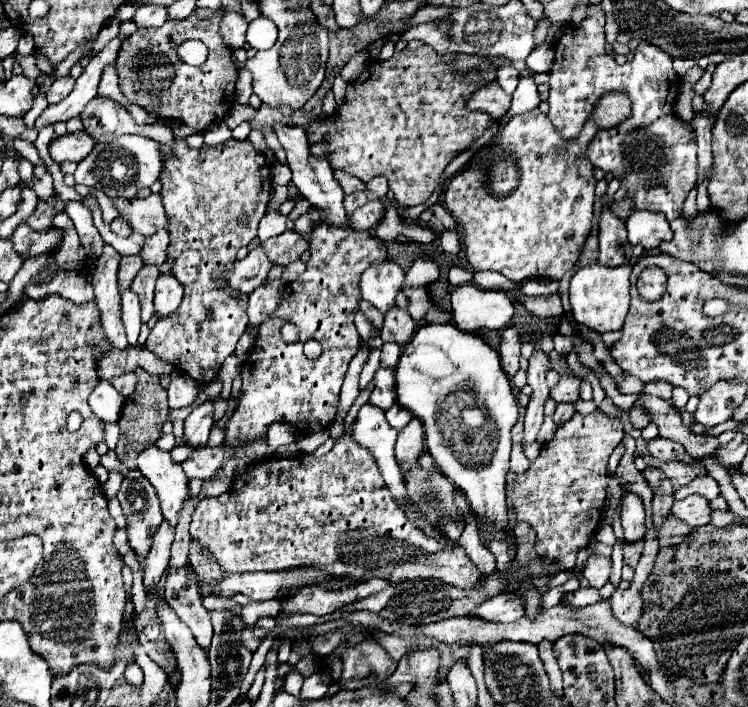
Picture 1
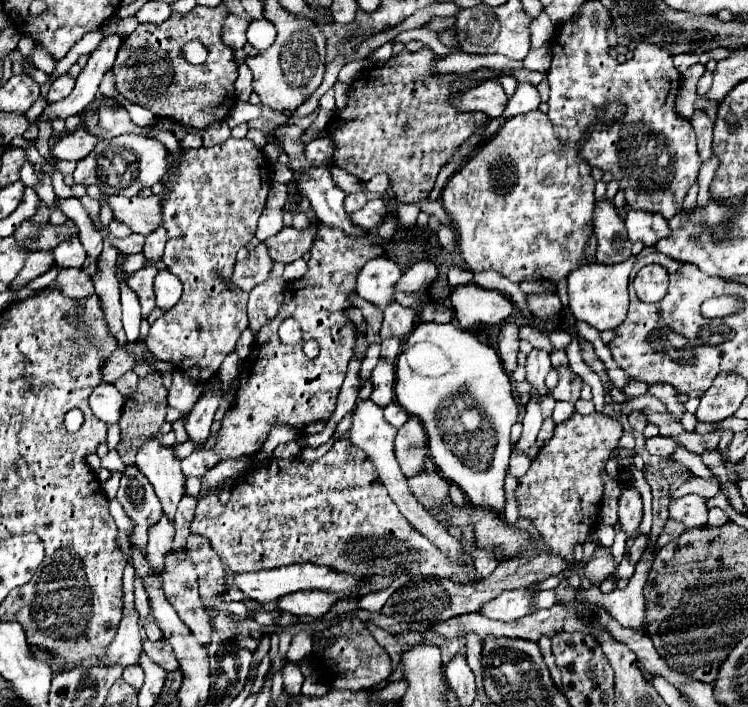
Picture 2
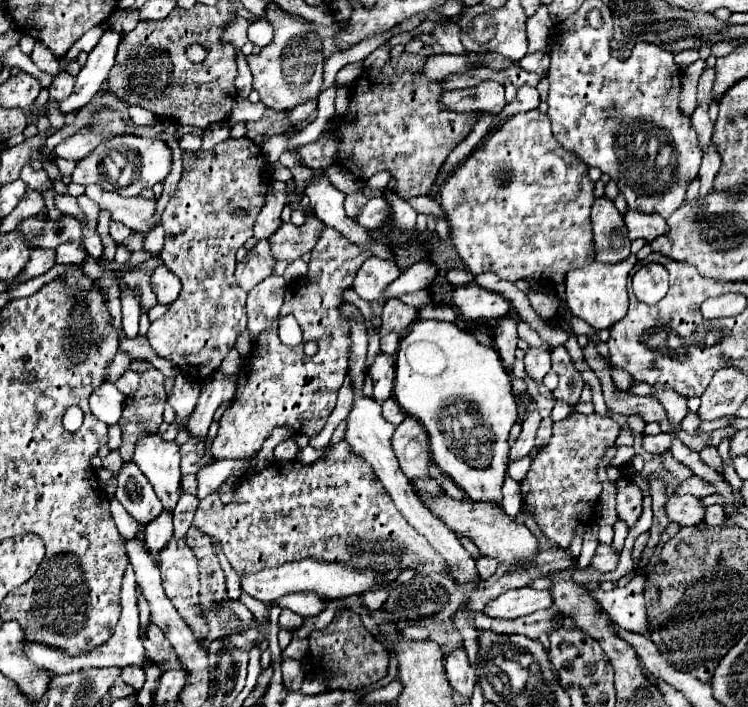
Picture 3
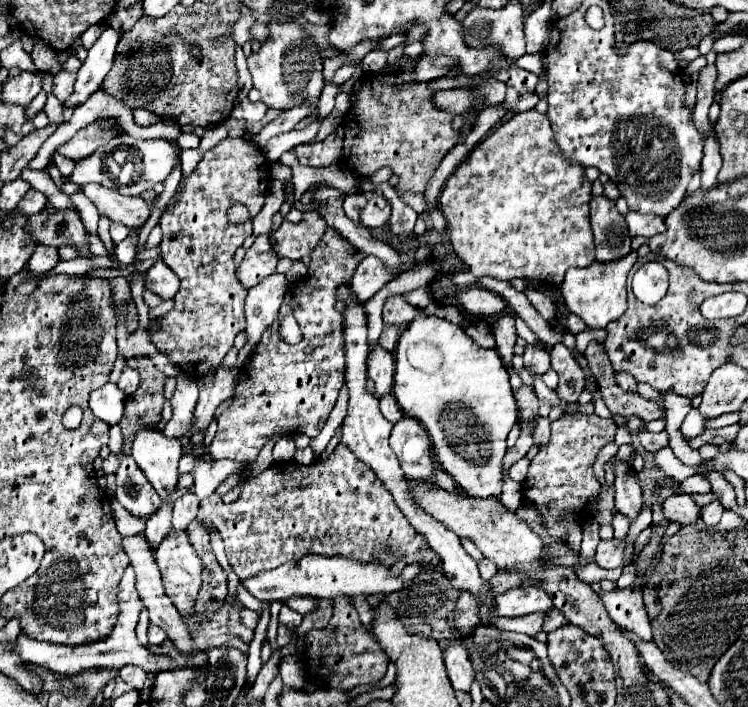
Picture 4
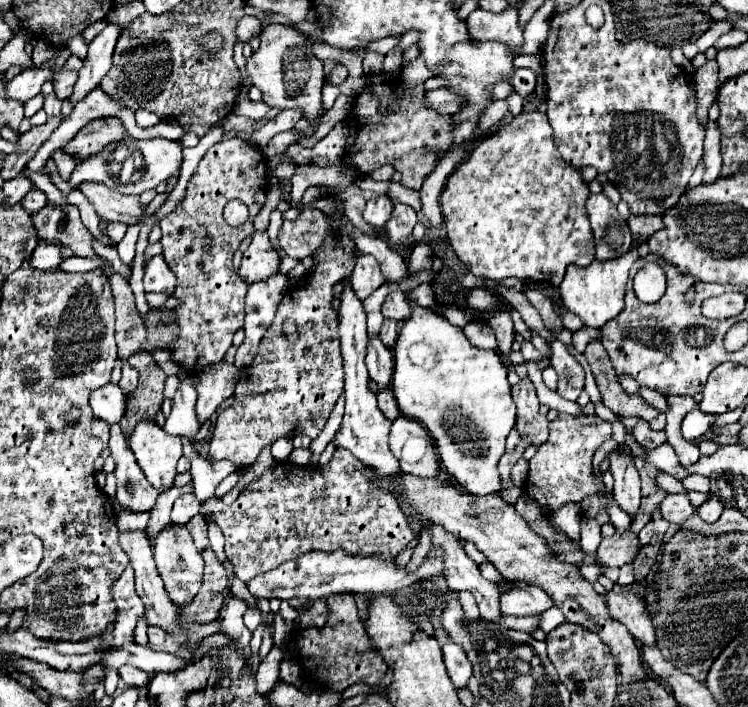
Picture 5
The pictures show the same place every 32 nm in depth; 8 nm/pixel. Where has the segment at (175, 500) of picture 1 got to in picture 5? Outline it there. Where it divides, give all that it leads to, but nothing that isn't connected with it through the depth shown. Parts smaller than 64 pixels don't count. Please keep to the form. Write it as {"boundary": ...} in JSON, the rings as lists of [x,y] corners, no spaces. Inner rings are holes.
{"boundary":[[[142,420],[130,436],[132,452],[148,482],[164,492],[174,486],[176,462],[182,456],[182,438],[168,436],[156,422]]]}

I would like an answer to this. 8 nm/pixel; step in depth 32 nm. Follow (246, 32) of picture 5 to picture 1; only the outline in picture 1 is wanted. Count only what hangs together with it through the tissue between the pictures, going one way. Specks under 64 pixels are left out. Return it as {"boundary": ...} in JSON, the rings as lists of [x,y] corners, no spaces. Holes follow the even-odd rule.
{"boundary":[[[224,10],[222,20],[220,20],[220,36],[228,48],[236,50],[244,46],[246,28],[248,24],[242,18],[242,14],[236,14],[236,10]]]}

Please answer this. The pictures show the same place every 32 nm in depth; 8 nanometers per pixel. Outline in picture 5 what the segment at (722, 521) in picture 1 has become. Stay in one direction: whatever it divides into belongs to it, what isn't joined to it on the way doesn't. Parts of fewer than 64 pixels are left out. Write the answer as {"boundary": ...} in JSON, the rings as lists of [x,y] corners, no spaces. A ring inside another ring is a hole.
{"boundary":[[[712,496],[708,502],[704,502],[704,504],[698,508],[698,514],[700,514],[700,518],[702,518],[704,522],[714,524],[714,522],[720,518],[722,510],[724,510],[724,504],[722,504],[716,496]]]}

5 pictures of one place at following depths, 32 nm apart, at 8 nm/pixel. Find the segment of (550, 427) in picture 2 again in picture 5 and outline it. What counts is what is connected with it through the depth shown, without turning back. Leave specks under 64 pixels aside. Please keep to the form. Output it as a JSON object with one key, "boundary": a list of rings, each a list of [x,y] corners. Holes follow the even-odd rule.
{"boundary":[[[524,380],[520,384],[524,384],[524,386],[518,386],[518,388],[512,390],[516,408],[518,408],[516,428],[532,444],[540,446],[540,444],[544,444],[548,440],[548,418],[542,416],[542,414],[538,414],[538,396],[534,392],[532,382]],[[530,394],[534,394],[536,398],[530,398]]]}

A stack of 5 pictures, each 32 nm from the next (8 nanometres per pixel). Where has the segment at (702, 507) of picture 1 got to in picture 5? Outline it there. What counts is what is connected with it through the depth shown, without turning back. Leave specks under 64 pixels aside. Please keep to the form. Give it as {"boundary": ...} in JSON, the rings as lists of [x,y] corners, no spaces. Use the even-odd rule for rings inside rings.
{"boundary":[[[668,494],[662,500],[660,510],[662,510],[664,520],[676,522],[676,524],[682,524],[684,520],[688,520],[688,518],[692,518],[696,514],[696,508],[690,504],[686,494]]]}

